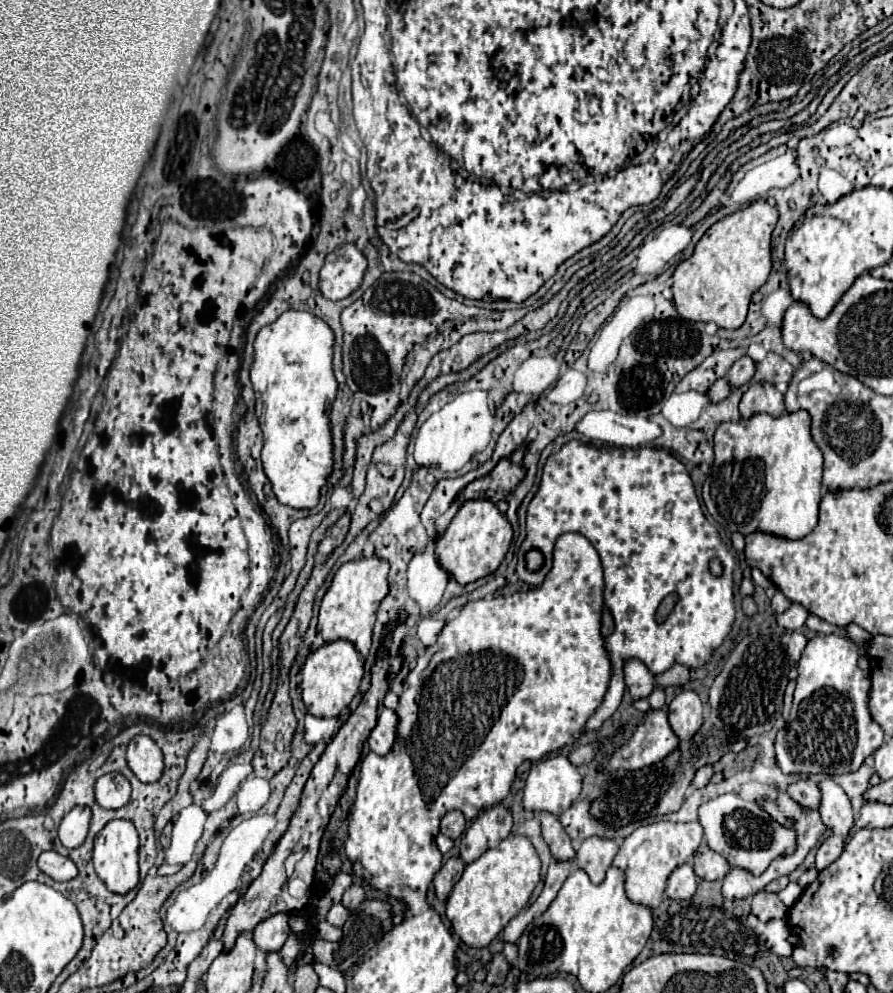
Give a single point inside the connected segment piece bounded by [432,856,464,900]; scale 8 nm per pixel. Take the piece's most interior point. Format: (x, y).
(447, 876)

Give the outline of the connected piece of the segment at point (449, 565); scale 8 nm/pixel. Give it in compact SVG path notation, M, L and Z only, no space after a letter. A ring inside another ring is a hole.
M466 500L448 528L436 538L436 558L442 568L462 586L492 574L504 560L512 542L512 526L494 502Z

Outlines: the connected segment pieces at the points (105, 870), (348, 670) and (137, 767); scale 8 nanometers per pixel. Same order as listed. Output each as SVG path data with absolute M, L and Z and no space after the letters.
M110 820L94 840L94 868L106 888L114 894L126 894L138 884L138 834L130 820Z
M334 640L328 644L322 644L318 650L308 654L304 664L300 666L302 674L302 700L308 706L308 712L312 716L338 716L358 694L358 686L364 674L364 662L362 656L358 654L356 646L346 640Z
M138 734L130 740L126 760L130 770L136 774L140 782L158 782L162 776L164 760L162 750L156 746L156 742L150 736Z

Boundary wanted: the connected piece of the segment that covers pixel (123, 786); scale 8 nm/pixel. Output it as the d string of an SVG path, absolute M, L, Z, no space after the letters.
M104 774L96 780L96 802L102 808L122 808L130 800L130 782L122 774Z

